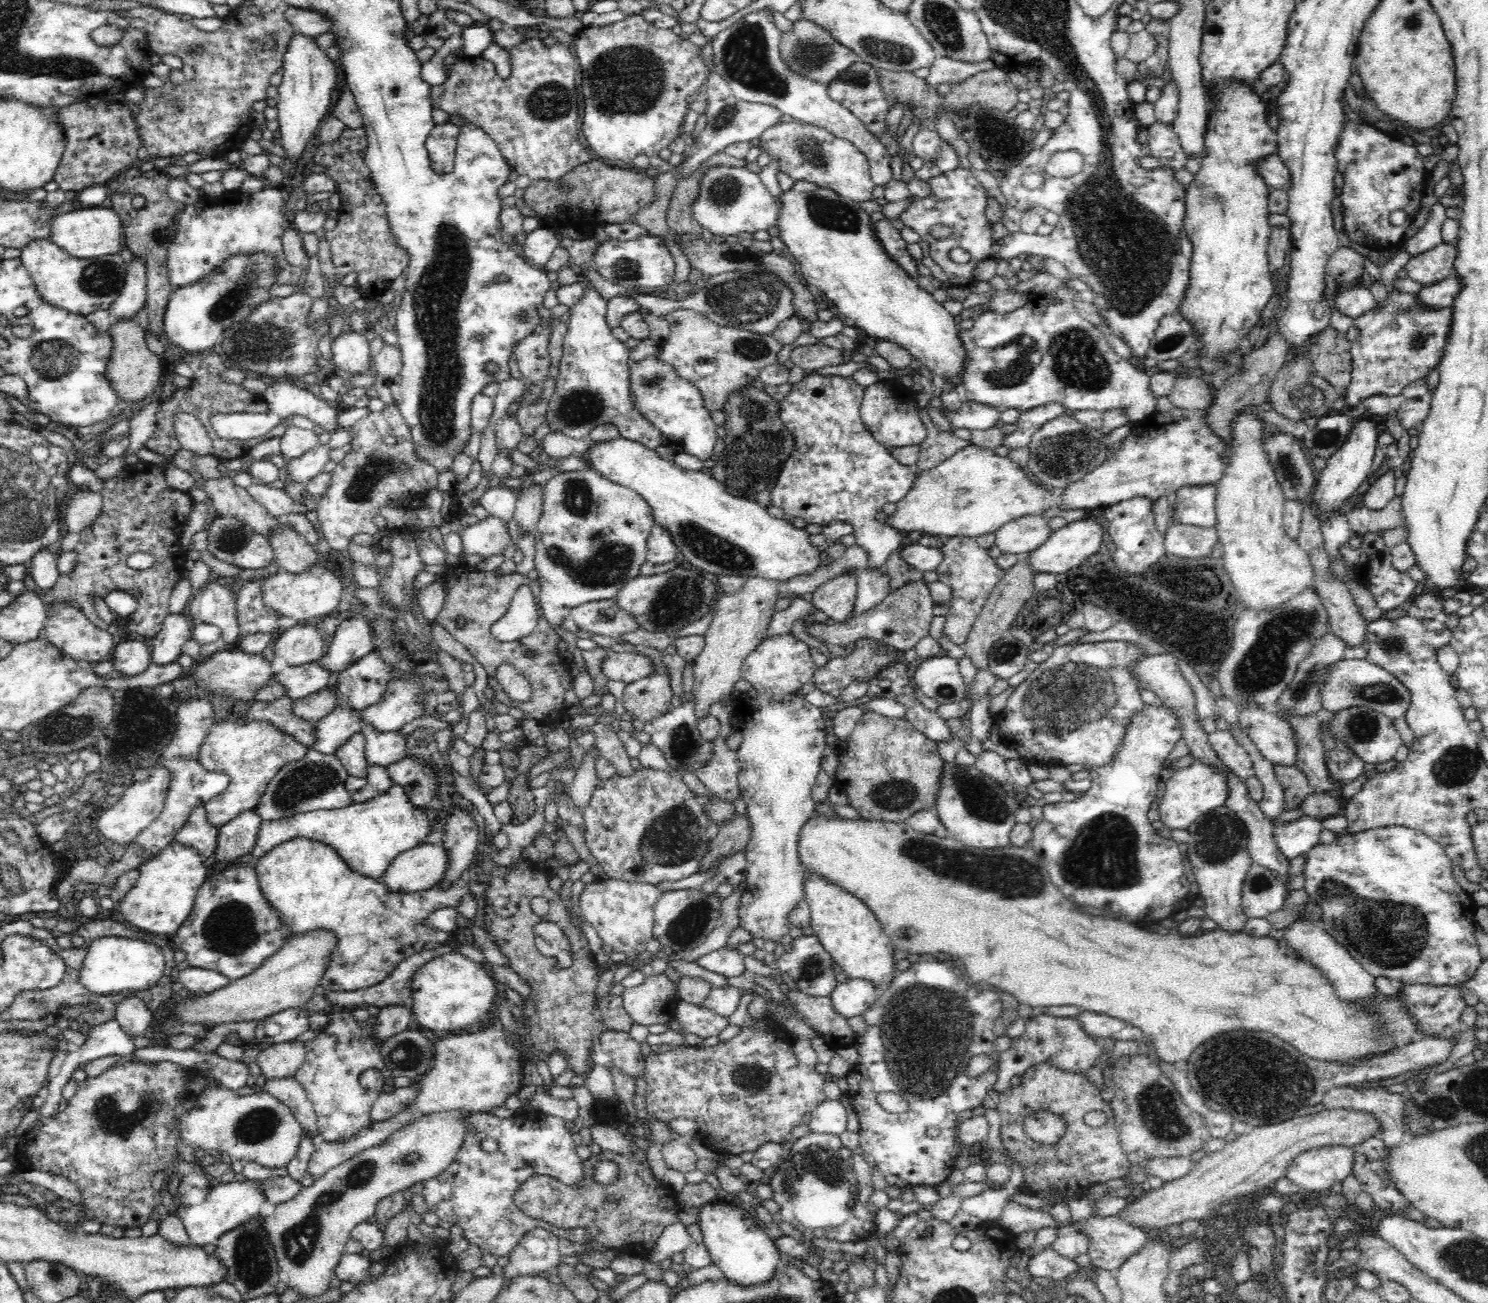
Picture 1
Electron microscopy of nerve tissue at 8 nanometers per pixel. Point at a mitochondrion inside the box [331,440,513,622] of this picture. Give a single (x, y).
(380, 464)

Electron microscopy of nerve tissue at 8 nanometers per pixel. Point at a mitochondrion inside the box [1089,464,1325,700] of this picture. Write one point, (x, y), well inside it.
(1263, 666)

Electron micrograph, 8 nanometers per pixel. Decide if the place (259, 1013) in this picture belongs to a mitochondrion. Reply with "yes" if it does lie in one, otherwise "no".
no

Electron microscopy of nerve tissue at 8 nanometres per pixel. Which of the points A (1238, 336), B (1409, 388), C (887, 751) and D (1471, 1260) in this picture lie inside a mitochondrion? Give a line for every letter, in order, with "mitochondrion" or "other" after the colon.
A: other
B: other
C: other
D: mitochondrion

